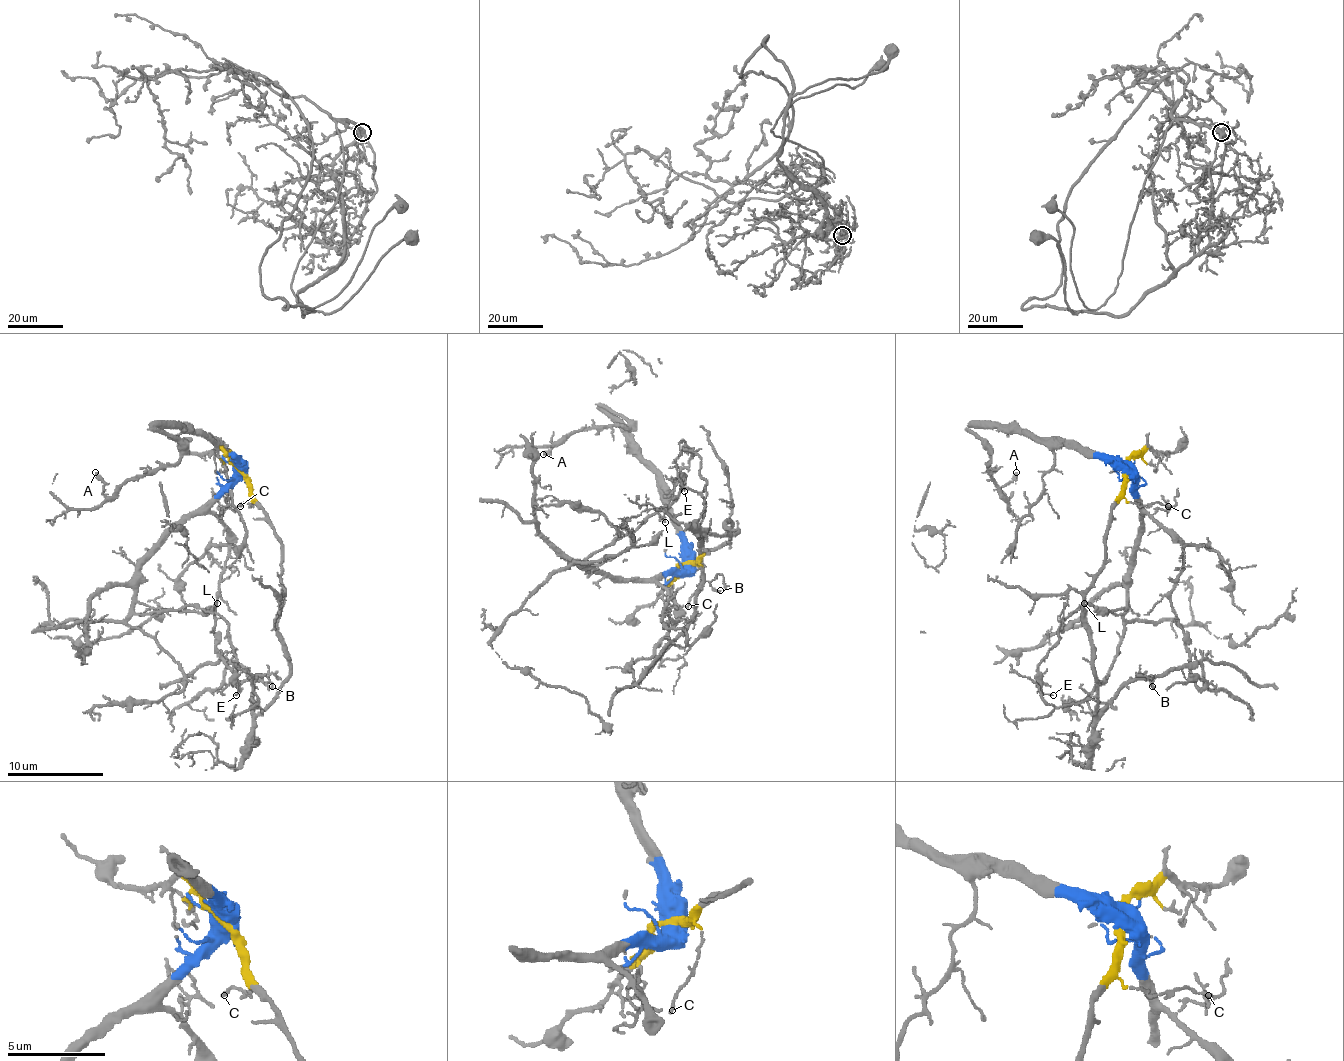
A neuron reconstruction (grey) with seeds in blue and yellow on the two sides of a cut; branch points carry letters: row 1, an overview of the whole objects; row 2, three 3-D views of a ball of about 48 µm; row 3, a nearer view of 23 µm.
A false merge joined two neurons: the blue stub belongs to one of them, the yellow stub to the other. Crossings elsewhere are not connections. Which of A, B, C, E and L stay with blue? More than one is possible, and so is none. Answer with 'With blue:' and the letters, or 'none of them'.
With blue: A, E, L

